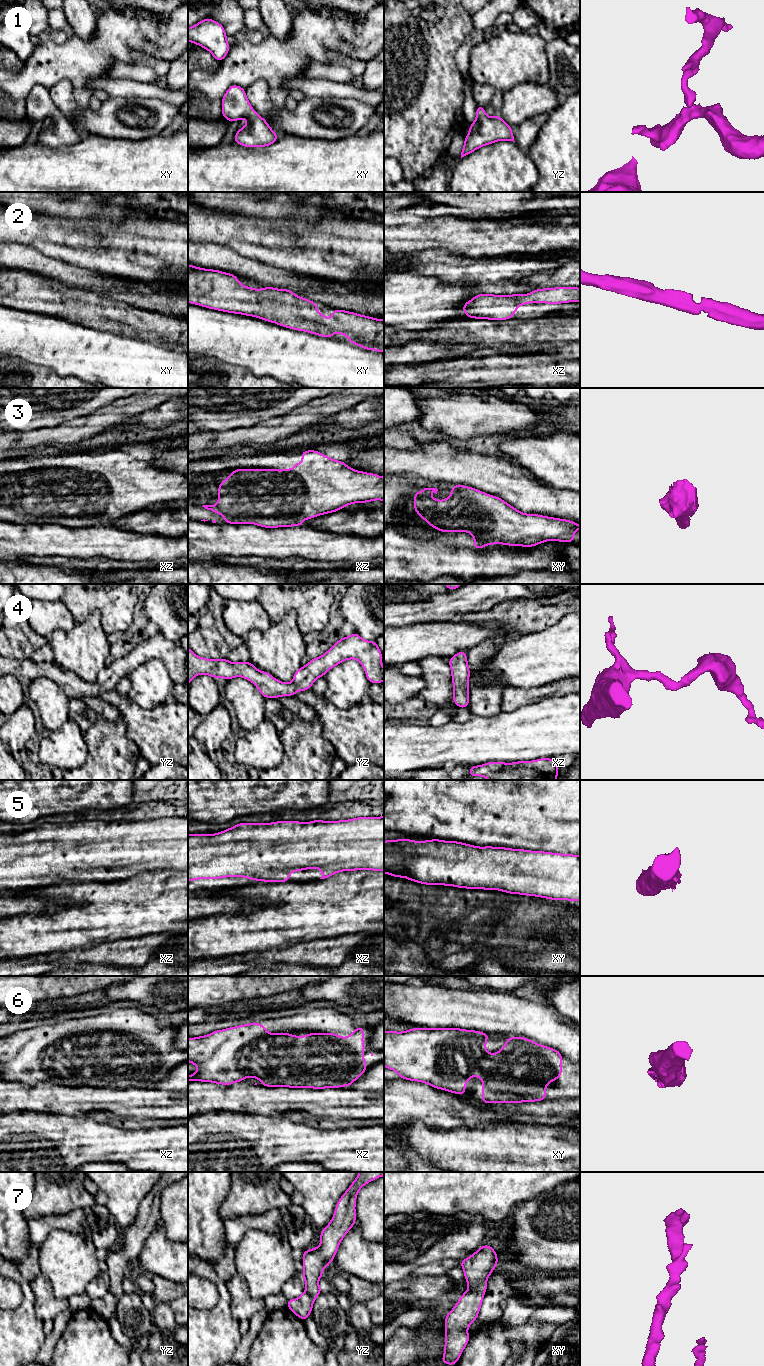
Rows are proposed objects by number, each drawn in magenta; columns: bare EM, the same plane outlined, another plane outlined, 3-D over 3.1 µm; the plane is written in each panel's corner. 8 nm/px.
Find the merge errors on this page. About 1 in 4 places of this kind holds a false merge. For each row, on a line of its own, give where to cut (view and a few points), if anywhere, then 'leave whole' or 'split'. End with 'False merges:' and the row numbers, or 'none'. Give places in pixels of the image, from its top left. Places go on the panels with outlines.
1: no cut | leave whole
2: no cut | leave whole
3: no cut | leave whole
4: no cut | leave whole
5: no cut | leave whole
6: no cut | leave whole
7: no cut | leave whole
False merges: none

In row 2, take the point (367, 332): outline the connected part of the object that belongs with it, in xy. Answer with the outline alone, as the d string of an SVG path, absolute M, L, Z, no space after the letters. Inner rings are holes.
M188 264L188 302L218 311L257 317L286 328L309 332L325 338L332 338L333 333L337 332L340 335L346 335L352 344L358 345L366 350L375 350L384 353L384 319L376 319L354 312L333 309L331 319L329 320L317 311L317 302L297 296L291 290L273 287L264 287L259 290L250 288L242 285L236 275L219 270L204 269Z

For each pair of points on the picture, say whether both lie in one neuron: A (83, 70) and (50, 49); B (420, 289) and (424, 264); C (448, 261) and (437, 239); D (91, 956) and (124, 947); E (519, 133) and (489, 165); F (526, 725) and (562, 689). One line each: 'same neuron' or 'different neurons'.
A: same neuron
B: different neurons
C: different neurons
D: same neuron
E: different neurons
F: different neurons

